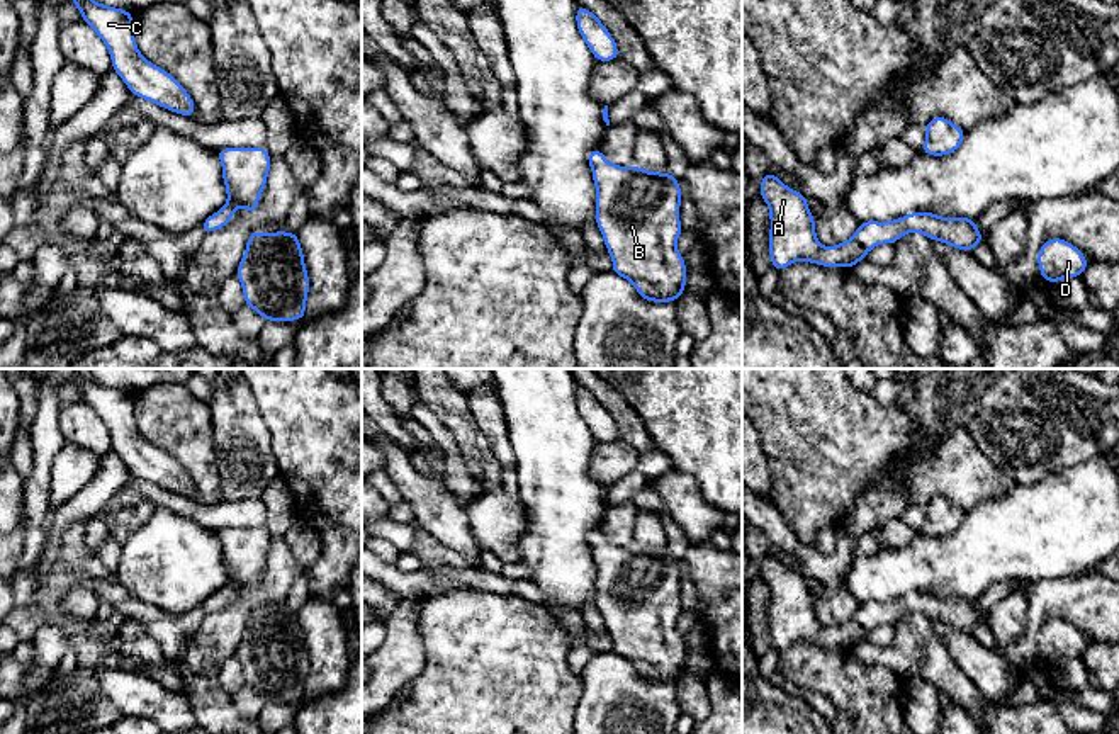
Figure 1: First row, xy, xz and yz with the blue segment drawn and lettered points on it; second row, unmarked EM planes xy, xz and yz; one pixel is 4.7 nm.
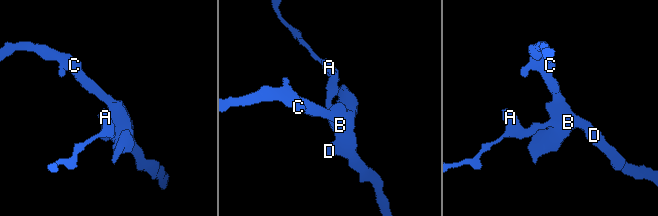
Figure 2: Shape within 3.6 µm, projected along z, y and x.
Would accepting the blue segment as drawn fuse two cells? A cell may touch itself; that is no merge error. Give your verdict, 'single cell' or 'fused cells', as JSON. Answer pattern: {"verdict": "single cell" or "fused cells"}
{"verdict": "single cell"}

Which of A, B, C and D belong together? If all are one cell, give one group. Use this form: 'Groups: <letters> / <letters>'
Groups: A B C D

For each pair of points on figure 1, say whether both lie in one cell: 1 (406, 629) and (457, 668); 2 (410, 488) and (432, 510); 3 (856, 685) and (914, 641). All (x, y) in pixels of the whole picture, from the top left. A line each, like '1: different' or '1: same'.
1: different
2: same
3: different

